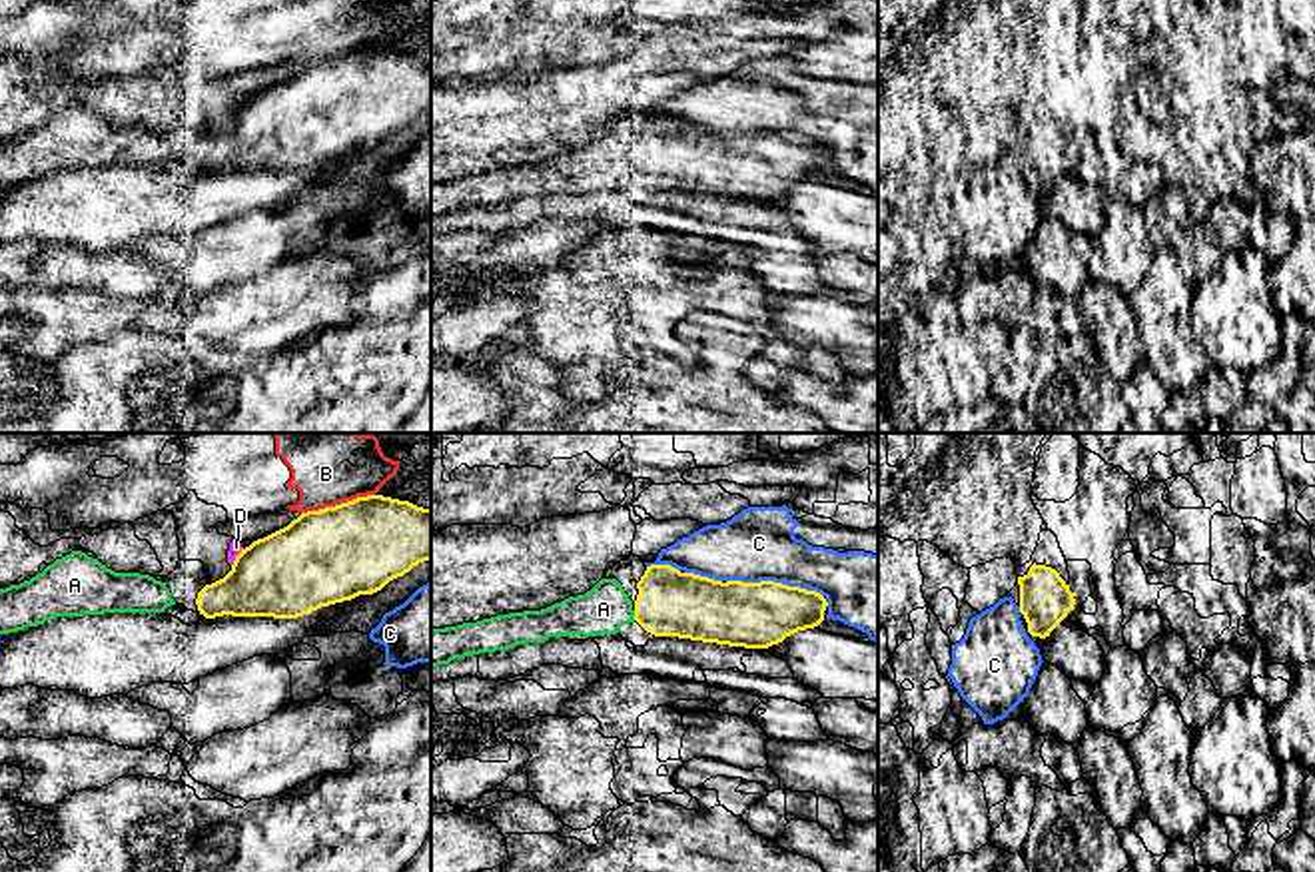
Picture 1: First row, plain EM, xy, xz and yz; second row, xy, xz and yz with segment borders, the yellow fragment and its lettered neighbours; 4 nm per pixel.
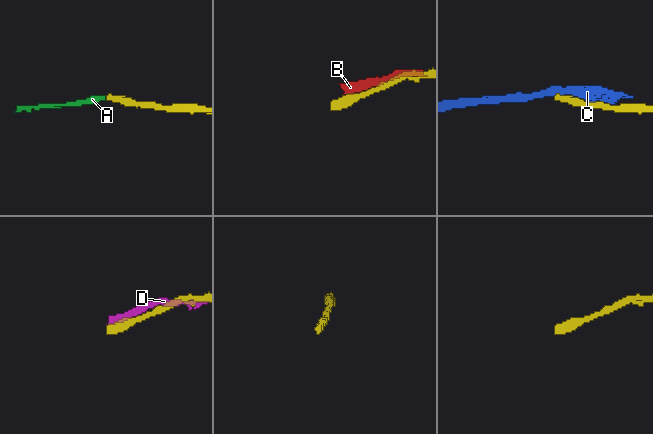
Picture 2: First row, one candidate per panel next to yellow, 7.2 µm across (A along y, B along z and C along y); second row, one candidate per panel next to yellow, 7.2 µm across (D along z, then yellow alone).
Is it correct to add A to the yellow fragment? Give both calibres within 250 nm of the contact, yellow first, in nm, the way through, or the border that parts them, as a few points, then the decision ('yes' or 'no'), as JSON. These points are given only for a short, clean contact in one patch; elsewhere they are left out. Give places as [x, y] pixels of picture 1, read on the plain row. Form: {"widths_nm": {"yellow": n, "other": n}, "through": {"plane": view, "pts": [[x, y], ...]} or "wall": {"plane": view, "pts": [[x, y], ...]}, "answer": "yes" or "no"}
{"widths_nm": {"yellow": 260, "other": 200}, "answer": "yes"}

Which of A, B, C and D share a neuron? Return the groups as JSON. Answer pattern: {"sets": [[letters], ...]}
{"sets": [["A"], ["B"], ["C"], ["D"]]}

